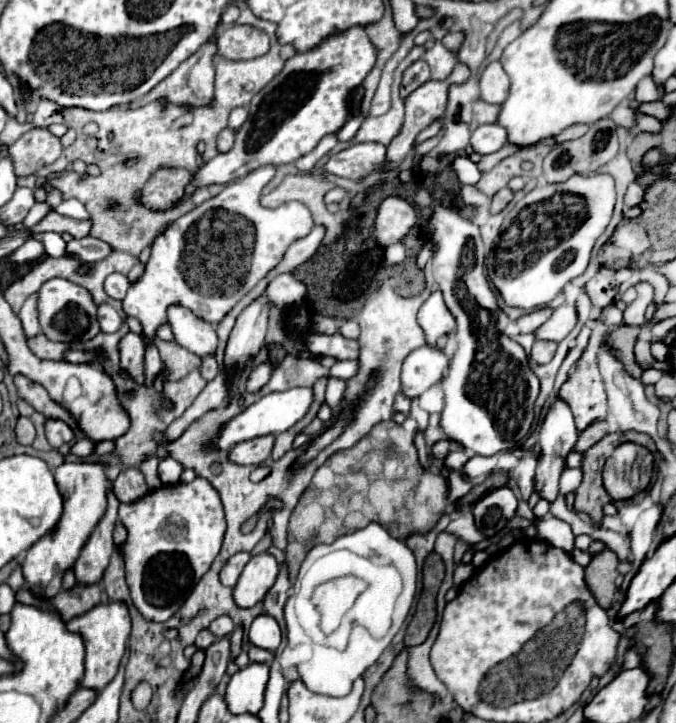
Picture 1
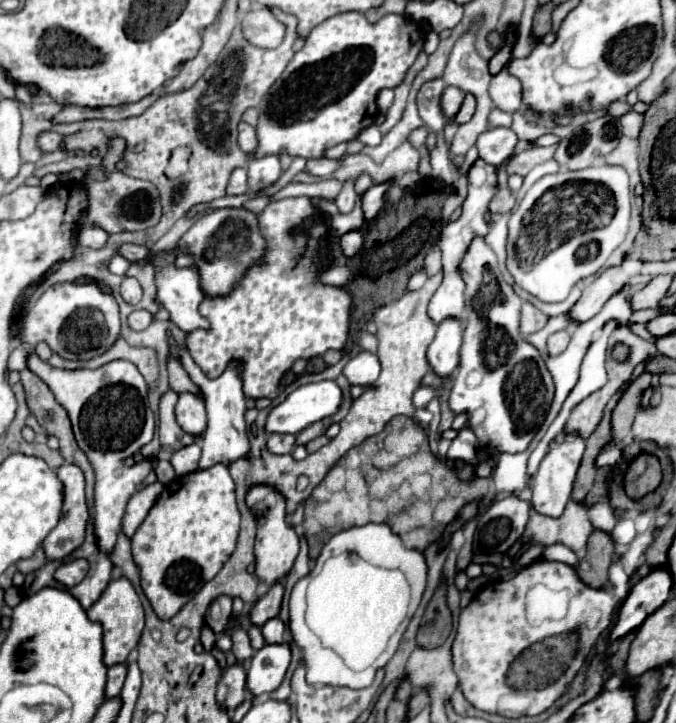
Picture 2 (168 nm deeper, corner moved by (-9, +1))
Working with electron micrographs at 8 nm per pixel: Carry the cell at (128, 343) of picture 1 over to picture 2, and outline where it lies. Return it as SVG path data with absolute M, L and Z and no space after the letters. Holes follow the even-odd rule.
M169 390L160 399L160 423L158 423L158 435L162 443L162 455L170 457L178 449L196 443L196 437L184 433L174 417L174 405L178 401L178 393Z

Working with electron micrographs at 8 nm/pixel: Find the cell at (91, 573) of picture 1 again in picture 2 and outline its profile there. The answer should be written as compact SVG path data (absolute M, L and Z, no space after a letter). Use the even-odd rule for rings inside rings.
M34 353L28 357L28 369L50 387L56 401L68 411L78 447L94 467L94 527L100 549L110 553L120 533L126 503L138 491L140 481L148 475L144 469L134 471L124 463L154 437L156 417L148 405L146 381L130 361L112 361L98 369L62 371L50 367Z

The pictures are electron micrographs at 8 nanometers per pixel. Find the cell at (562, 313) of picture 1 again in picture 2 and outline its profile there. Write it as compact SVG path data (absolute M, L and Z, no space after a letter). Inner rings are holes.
M620 265L604 269L604 271L598 275L598 279L584 289L582 297L578 299L578 303L570 309L572 319L578 321L578 323L592 319L592 317L604 307L604 303L606 303L612 295L616 295L618 291L622 291L624 285L626 285L626 279L622 277Z

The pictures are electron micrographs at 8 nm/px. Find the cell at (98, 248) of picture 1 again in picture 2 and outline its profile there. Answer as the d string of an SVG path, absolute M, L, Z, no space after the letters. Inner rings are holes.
M122 245L120 255L130 259L130 261L150 261L154 265L154 279L156 279L156 289L158 289L158 301L162 307L170 313L170 321L176 323L184 333L190 333L194 329L208 329L208 321L198 313L198 305L204 299L204 291L200 287L200 273L196 267L176 267L174 257L176 257L176 247L160 253L152 253L148 247L140 245Z

